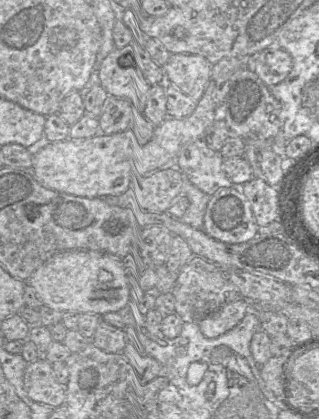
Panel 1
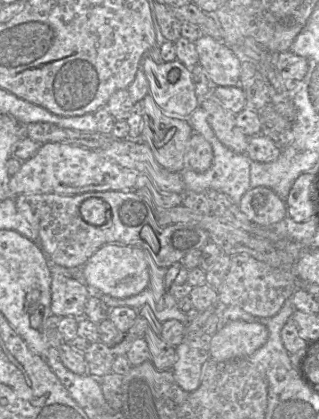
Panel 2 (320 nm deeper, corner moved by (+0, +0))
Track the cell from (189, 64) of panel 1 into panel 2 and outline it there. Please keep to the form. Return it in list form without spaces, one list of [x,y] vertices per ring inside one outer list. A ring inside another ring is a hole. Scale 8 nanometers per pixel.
[[[201,35],[195,41],[198,63],[204,68],[213,86],[239,85],[242,61],[222,41]]]

